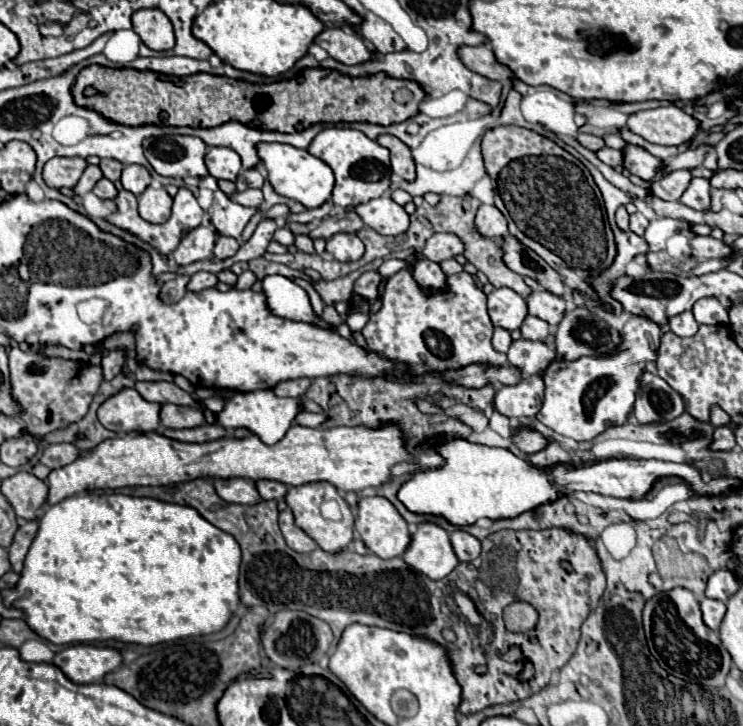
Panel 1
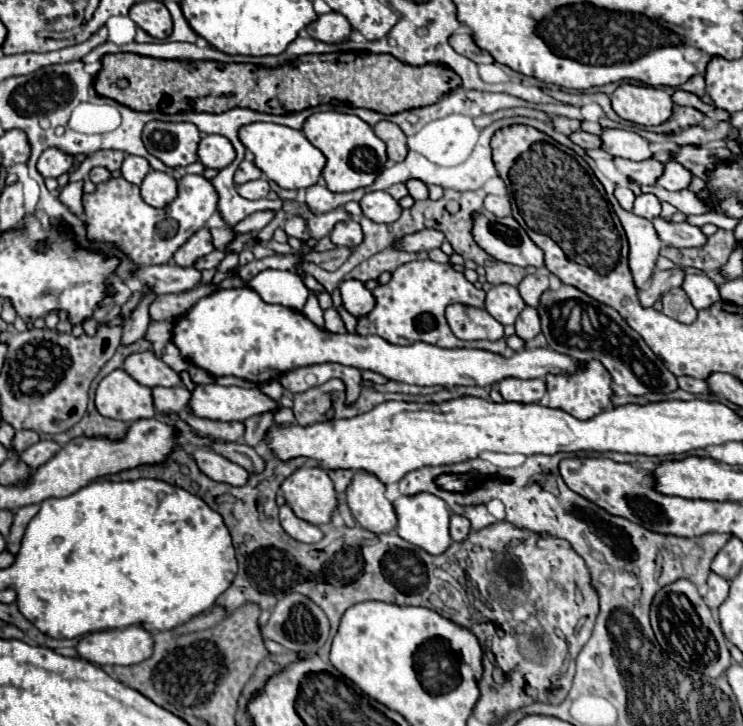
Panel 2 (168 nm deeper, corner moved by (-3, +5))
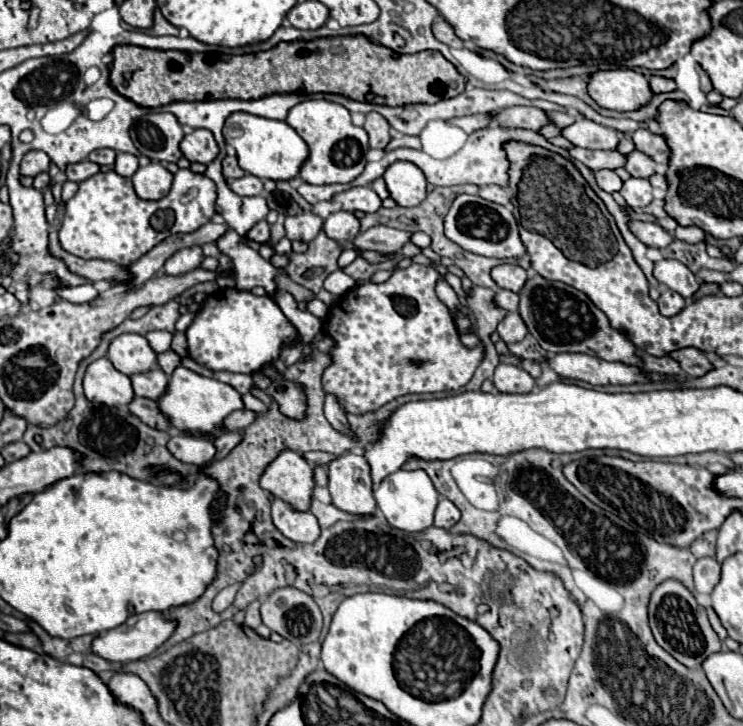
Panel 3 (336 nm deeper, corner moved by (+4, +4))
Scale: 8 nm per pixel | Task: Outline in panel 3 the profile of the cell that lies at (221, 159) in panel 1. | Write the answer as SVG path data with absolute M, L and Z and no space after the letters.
M195 129L193 133L185 135L181 141L181 151L189 161L209 165L219 155L219 145L211 131Z

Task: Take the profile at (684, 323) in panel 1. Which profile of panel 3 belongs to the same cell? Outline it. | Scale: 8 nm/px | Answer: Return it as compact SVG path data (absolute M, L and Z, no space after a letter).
M667 289L667 291L661 293L657 305L659 305L661 315L665 315L665 317L673 317L673 315L677 315L677 313L683 311L683 307L685 307L685 299L683 299L681 295L677 295L675 291L669 291L669 289Z

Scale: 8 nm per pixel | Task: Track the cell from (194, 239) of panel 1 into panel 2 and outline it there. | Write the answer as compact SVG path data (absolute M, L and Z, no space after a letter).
M202 228L182 248L178 248L178 252L174 254L174 262L178 266L190 268L190 266L194 266L194 262L198 258L210 254L212 250L214 250L214 246L212 246L212 238L210 238L210 230Z

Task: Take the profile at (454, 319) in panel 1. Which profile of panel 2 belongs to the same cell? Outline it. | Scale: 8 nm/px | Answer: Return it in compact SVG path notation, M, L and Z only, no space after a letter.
M418 260L418 262L402 264L398 270L392 272L392 280L388 284L376 286L372 290L372 296L376 300L372 312L360 316L356 324L356 334L360 336L376 334L390 344L414 344L420 340L426 344L436 344L440 348L480 348L480 350L488 350L506 358L512 354L504 338L496 342L492 340L466 342L452 334L444 316L446 306L452 302L462 302L468 306L484 308L486 294L482 288L476 288L474 284L470 284L464 278L464 274L454 270L450 264L438 264L432 260Z

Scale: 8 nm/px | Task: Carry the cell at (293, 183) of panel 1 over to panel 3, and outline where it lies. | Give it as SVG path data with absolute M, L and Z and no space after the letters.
M233 113L225 121L223 137L229 145L237 149L239 167L245 173L251 173L259 179L273 179L273 181L295 179L301 171L301 165L309 157L307 143L285 121L255 117L249 113Z

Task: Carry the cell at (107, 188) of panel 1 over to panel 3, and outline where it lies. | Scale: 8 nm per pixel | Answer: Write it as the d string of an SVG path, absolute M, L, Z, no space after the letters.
M81 161L77 165L69 165L67 167L67 179L75 181L75 183L81 183L81 181L93 177L95 173L99 173L99 167L93 161Z

